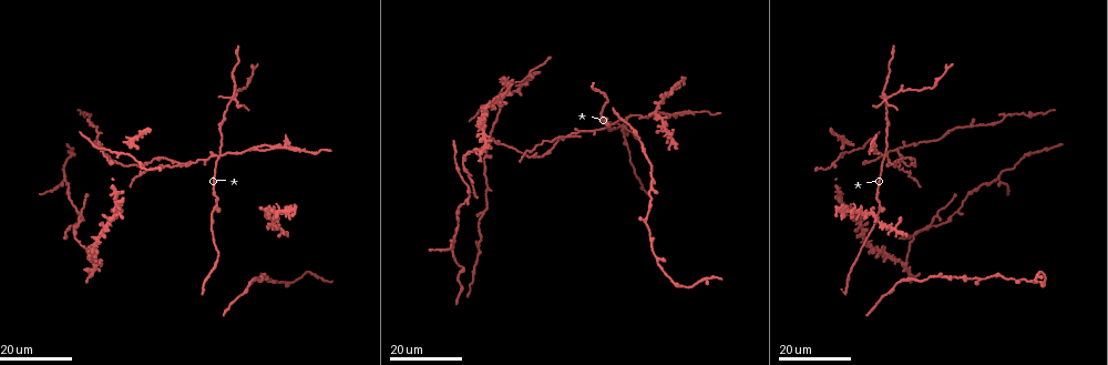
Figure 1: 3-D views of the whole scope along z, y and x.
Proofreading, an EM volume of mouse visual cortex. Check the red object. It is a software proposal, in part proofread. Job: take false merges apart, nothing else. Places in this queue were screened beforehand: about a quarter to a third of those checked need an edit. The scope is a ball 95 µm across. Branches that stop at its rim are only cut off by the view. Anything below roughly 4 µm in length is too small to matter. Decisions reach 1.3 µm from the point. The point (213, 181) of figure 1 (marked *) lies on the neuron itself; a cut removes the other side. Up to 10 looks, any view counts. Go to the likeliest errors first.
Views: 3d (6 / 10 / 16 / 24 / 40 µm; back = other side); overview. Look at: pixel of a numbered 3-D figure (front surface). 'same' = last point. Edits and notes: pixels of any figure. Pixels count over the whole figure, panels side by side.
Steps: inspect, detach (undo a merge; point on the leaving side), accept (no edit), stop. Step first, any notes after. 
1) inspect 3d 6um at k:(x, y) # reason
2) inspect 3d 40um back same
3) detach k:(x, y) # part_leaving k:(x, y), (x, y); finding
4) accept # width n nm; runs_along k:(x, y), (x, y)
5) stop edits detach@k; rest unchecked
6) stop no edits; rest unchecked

inspect 3d 24um at 1:(884, 158) # four-way junction

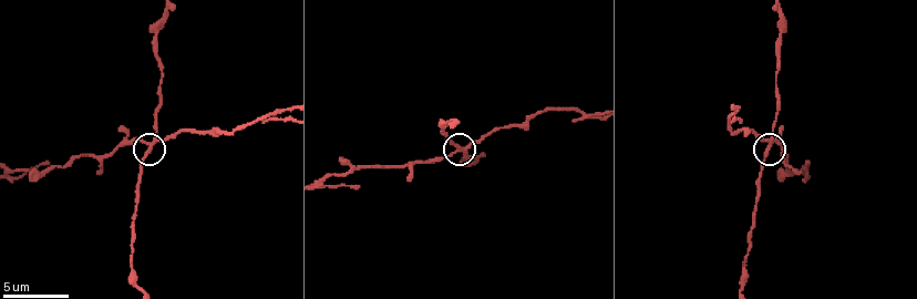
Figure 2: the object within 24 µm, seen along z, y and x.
inspect 3d 6um at 2:(458, 151)

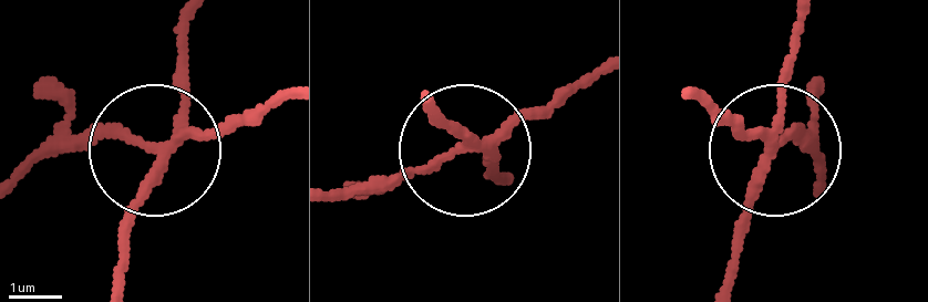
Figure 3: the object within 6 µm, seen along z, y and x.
detach 3:(101, 137) # part_leaving 3:(173, 147), (98, 138), (18, 173); two neurons meet here

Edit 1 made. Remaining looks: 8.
inspect overview

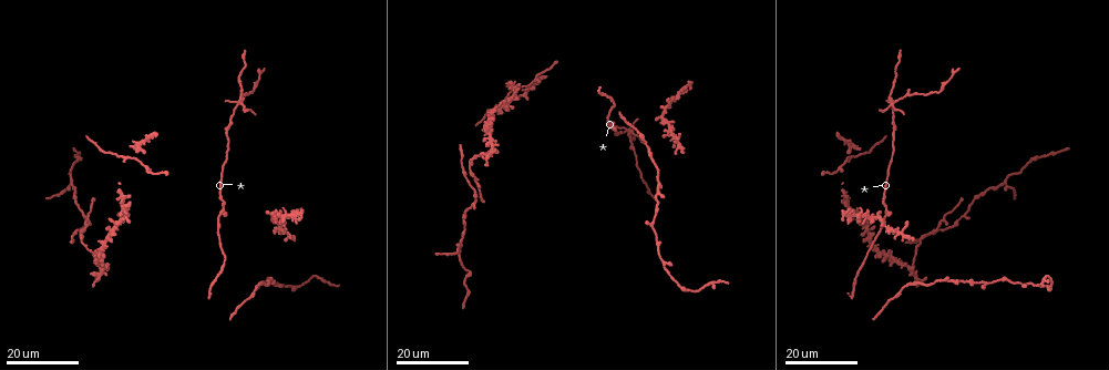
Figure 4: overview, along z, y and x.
inspect 3d 16um at 4:(894, 102) # three-way junction

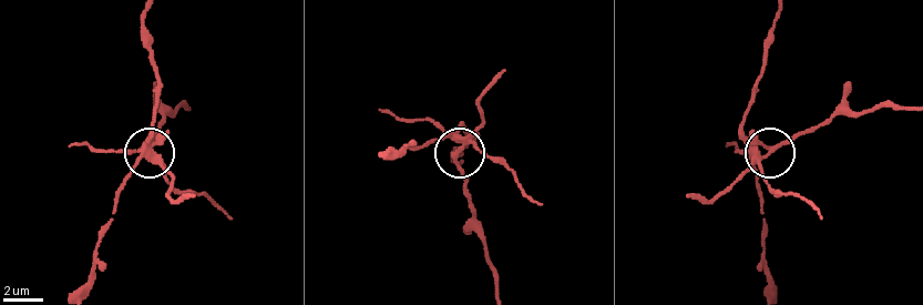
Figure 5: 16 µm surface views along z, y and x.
inspect 3d 10um at 5:(772, 149)

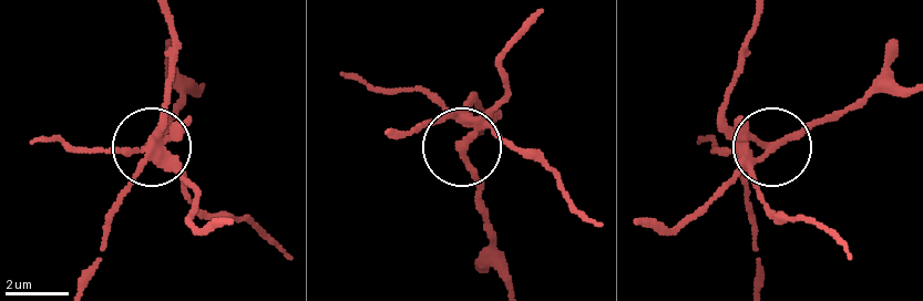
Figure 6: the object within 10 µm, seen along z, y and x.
detach 6:(463, 161) # width 260 nm; a second neuron is stuck on

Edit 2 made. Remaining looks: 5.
inspect 3d 24um at 4:(1005, 183) # three arms meet

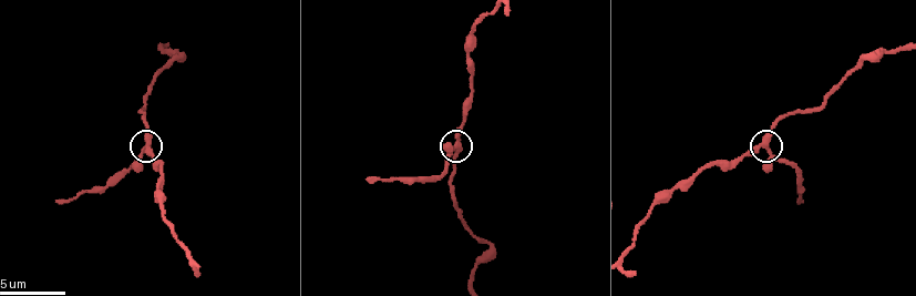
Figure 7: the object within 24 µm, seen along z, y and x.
inspect 3d 6um at 7:(765, 147)

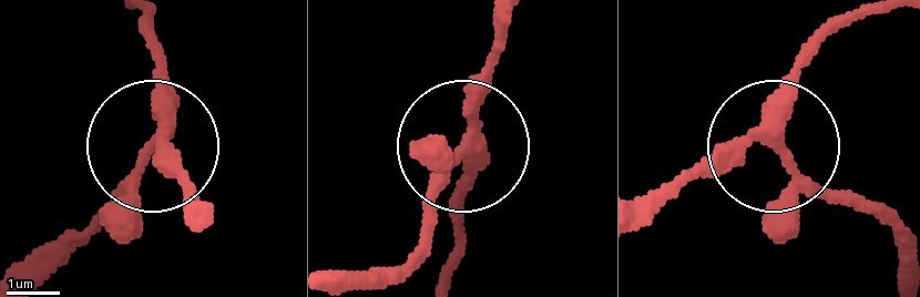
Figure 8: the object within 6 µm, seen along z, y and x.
inspect 3d 6um back at 8:(464, 150)

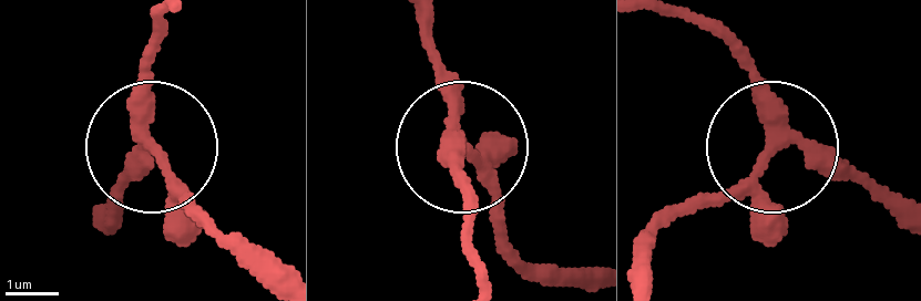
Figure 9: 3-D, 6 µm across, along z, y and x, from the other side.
accept # width 280 nm; runs_along 9:(105, 200), (150, 144), (198, 218); one neuron here

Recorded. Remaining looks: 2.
inspect 3d 16um at 4:(867, 219) # four arms meet

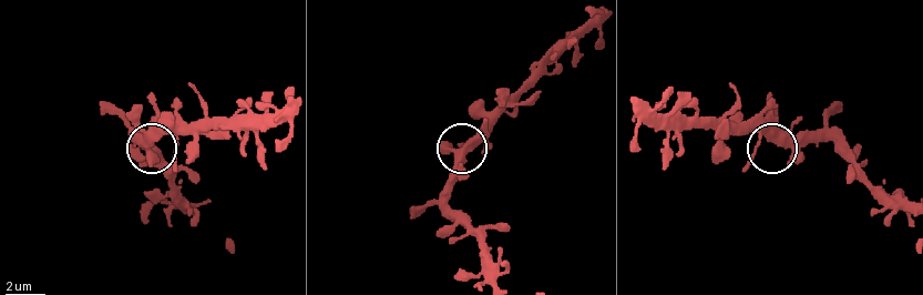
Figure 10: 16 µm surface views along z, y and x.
inspect 3d 6um at 10:(463, 155) # zoom in

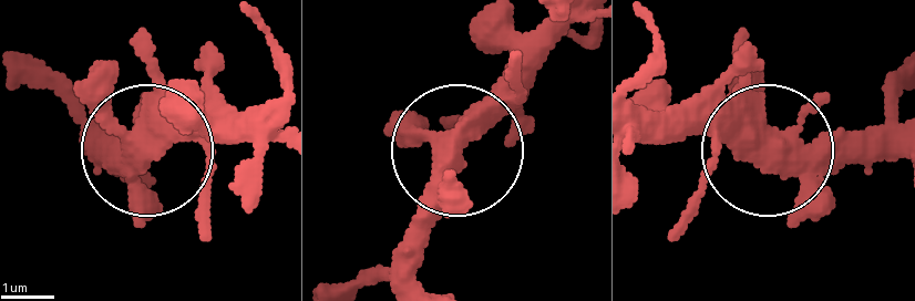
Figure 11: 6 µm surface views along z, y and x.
accept # side_arm 11 um; continuous, no second neuron

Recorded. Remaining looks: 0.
stop edits detach@3, detach@6; rest unchecked

